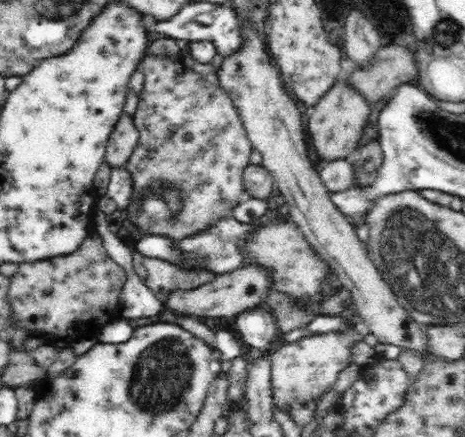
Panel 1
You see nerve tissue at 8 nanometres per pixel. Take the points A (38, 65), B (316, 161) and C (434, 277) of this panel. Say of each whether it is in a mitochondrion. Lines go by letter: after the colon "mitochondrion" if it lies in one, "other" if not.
A: other
B: other
C: mitochondrion

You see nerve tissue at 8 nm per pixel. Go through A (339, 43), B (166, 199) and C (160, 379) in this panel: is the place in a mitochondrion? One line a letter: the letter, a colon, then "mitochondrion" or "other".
A: other
B: mitochondrion
C: mitochondrion

